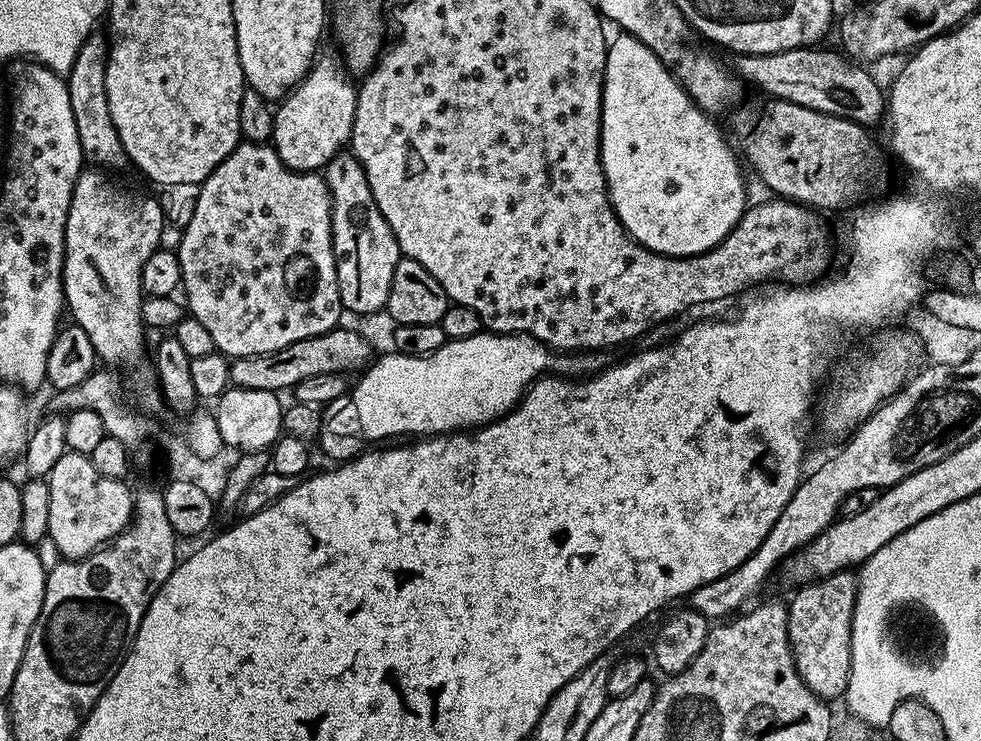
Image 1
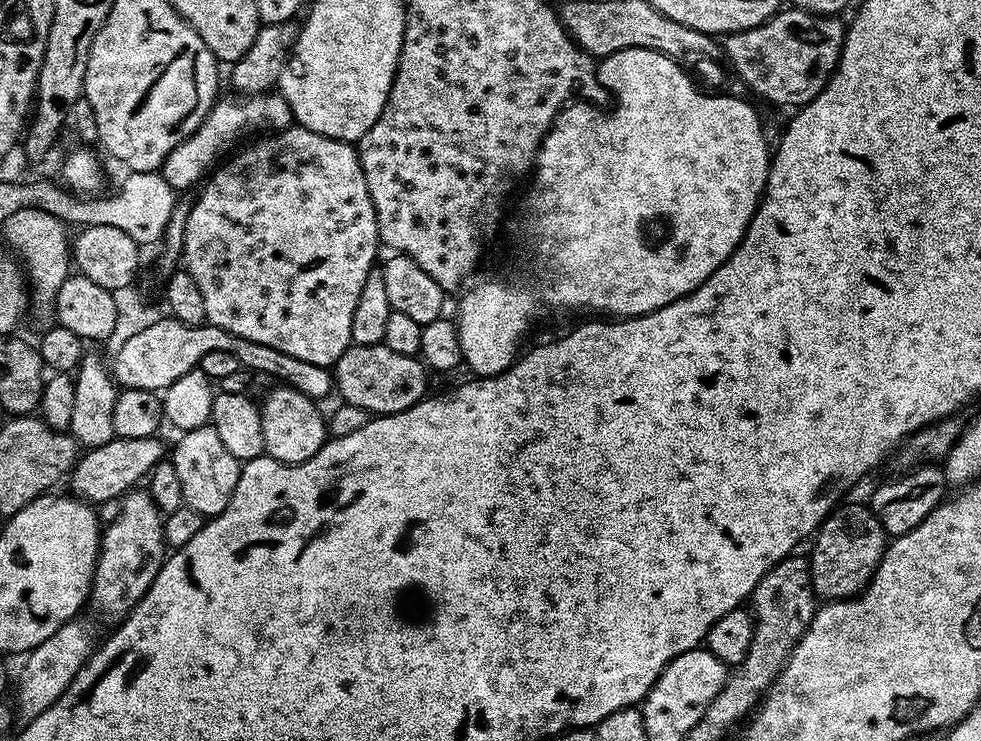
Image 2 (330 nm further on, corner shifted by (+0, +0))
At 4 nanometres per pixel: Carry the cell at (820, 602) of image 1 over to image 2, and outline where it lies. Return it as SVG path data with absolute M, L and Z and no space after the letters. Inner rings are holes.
M841 503L828 513L811 541L812 590L824 602L859 596L872 580L880 559L884 557L884 549L890 543L882 522L878 522L867 503L848 503Z

